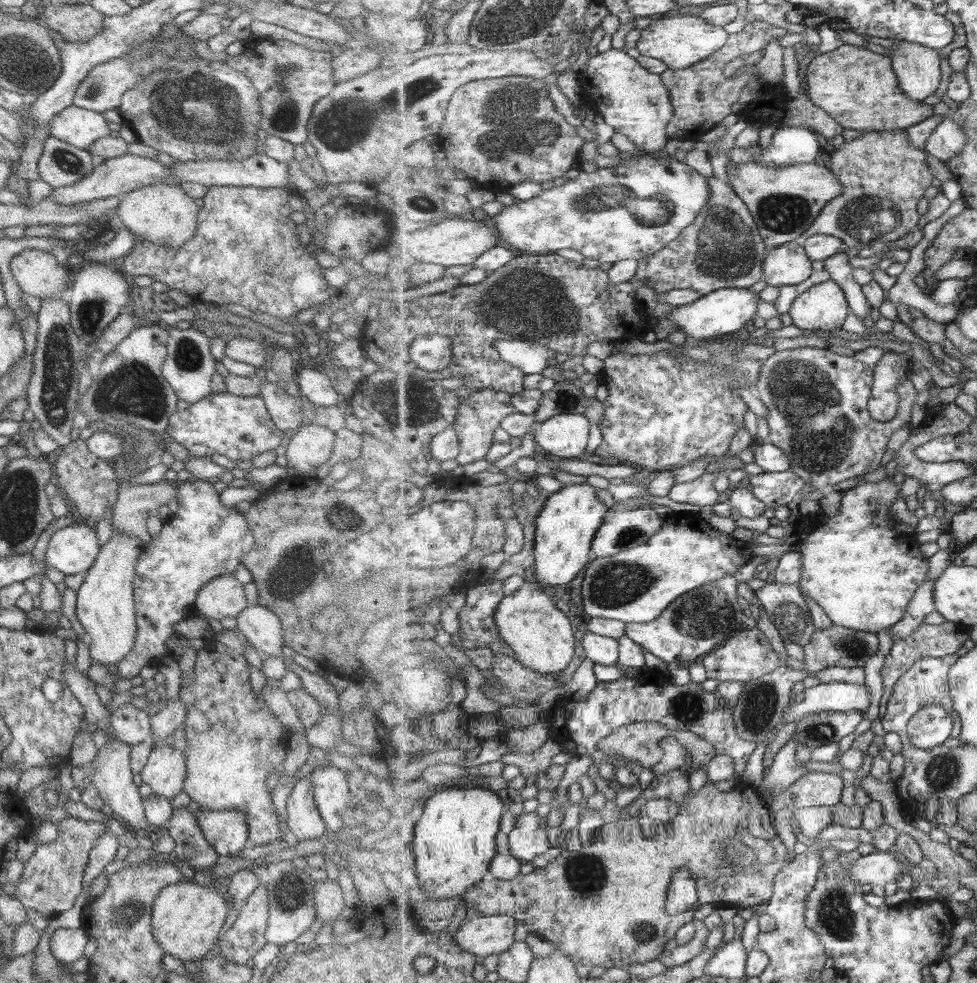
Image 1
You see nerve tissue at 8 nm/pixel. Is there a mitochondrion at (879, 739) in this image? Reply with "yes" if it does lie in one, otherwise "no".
no

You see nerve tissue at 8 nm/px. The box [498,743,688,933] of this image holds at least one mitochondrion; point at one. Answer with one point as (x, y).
(586, 875)

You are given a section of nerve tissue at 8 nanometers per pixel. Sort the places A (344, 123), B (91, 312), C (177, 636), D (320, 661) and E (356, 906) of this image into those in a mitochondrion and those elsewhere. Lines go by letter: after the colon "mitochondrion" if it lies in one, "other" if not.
A: mitochondrion
B: mitochondrion
C: other
D: other
E: other

